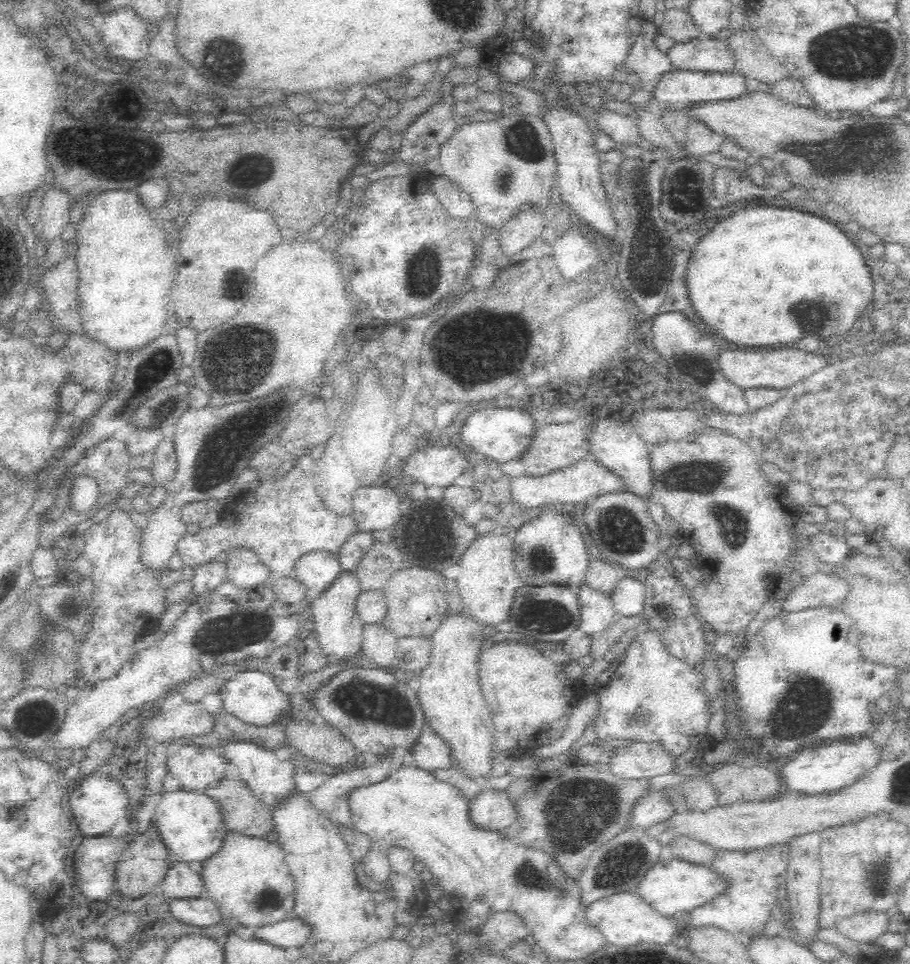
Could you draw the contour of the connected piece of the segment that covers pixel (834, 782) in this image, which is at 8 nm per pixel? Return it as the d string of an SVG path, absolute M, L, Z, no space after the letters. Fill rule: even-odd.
M870 737L858 738L856 742L833 740L822 746L816 746L816 750L801 751L778 768L784 778L785 790L792 789L806 792L806 794L824 794L824 792L840 790L844 786L854 784L860 776L864 776L866 772L870 772L874 766L878 766L883 761L883 754L884 750L878 747Z

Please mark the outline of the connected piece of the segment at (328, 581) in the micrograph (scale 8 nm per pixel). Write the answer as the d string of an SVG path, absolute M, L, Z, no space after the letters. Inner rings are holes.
M318 550L301 556L294 577L313 596L322 594L344 574L338 554Z

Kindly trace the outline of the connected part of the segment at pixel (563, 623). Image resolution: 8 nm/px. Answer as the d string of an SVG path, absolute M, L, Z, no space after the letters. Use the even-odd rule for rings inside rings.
M563 585L518 588L512 606L509 622L511 632L520 632L524 636L532 636L542 642L552 642L559 650L564 650L566 640L572 632L580 629L581 609L578 591Z

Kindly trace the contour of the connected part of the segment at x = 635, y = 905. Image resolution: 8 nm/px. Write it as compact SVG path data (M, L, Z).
M619 892L589 903L587 914L590 922L602 928L608 942L618 946L632 946L632 942L670 944L678 934L678 924L674 922L674 916L662 914L648 902L644 902L636 892Z

